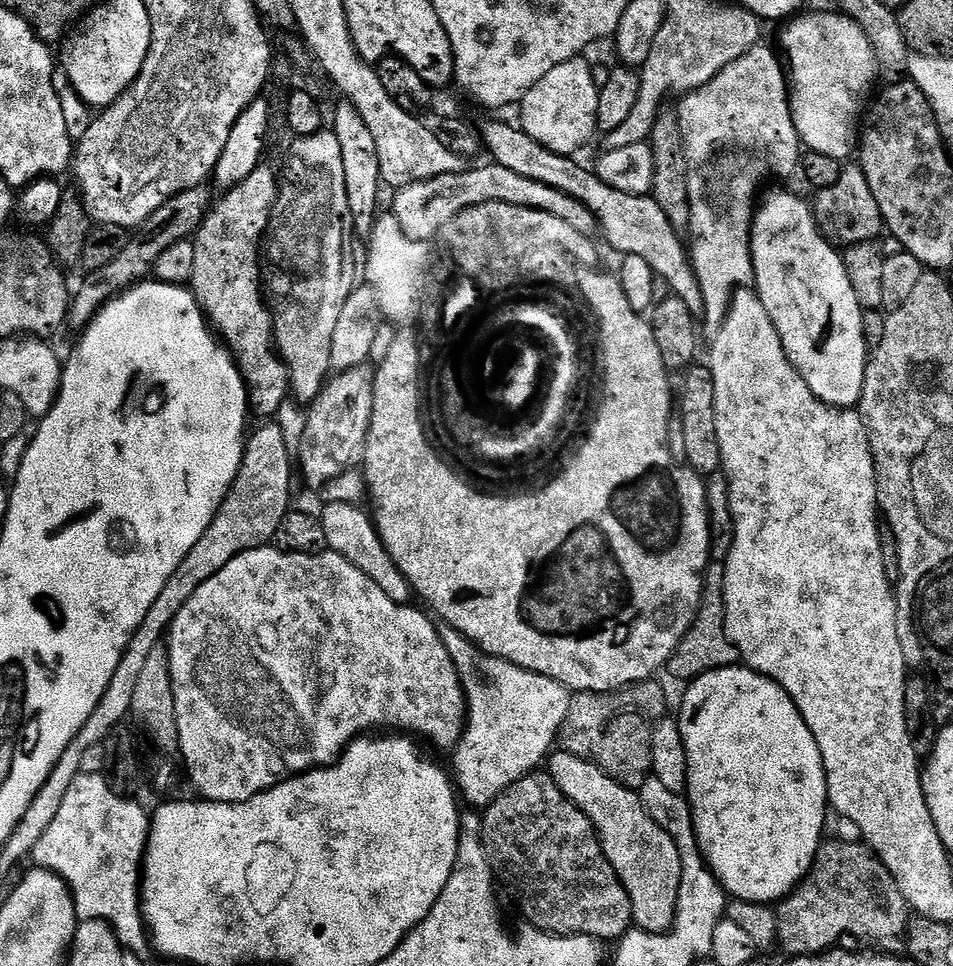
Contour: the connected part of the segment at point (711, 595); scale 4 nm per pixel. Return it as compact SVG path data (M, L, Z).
M712 562L708 565L707 572L704 573L704 592L702 593L702 602L700 609L696 615L696 619L692 621L692 625L688 627L688 633L682 638L682 642L676 648L676 655L668 659L666 672L669 672L676 680L684 680L683 682L691 682L697 680L702 674L713 672L719 668L730 668L741 663L740 652L732 644L732 639L726 634L726 610L724 609L724 566L720 562Z

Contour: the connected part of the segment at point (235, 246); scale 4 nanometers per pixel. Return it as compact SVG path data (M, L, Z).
M261 164L256 168L245 182L240 182L238 186L227 189L220 197L213 203L212 208L208 211L208 216L203 220L202 226L193 237L194 244L194 269L189 280L191 295L195 296L196 303L200 305L201 313L208 316L207 323L213 324L215 335L219 337L225 348L228 349L231 359L235 360L237 368L240 370L240 375L244 377L244 382L248 386L248 402L253 413L256 412L260 418L272 418L276 411L283 406L287 400L290 400L290 385L288 382L288 368L284 365L284 359L281 358L280 353L276 350L276 335L274 334L274 326L272 325L272 309L269 301L266 299L265 289L262 287L262 247L263 239L267 235L269 220L273 214L273 207L276 205L277 194L279 192L279 177L276 170L272 170L267 164Z

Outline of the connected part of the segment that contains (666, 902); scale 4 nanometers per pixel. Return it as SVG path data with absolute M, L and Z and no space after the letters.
M556 750L549 755L546 761L546 771L550 778L590 818L594 830L600 839L602 850L608 859L608 865L618 874L626 894L630 898L632 907L632 923L635 927L644 932L667 932L671 928L676 917L676 907L678 906L678 886L682 886L682 858L678 858L678 846L674 846L674 838L646 814L642 806L639 795L633 789L622 786L614 778L610 778L598 766L578 758L574 754L563 750Z

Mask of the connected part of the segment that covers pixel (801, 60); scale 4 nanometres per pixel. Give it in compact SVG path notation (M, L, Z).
M836 10L804 15L797 15L783 25L784 33L780 36L781 45L779 44L782 52L784 47L783 55L786 57L787 71L790 73L790 99L794 126L800 135L801 145L807 151L826 154L830 158L844 162L847 161L847 156L851 153L853 155L857 149L859 103L871 86L874 74L878 72L878 65L868 35L851 18Z

